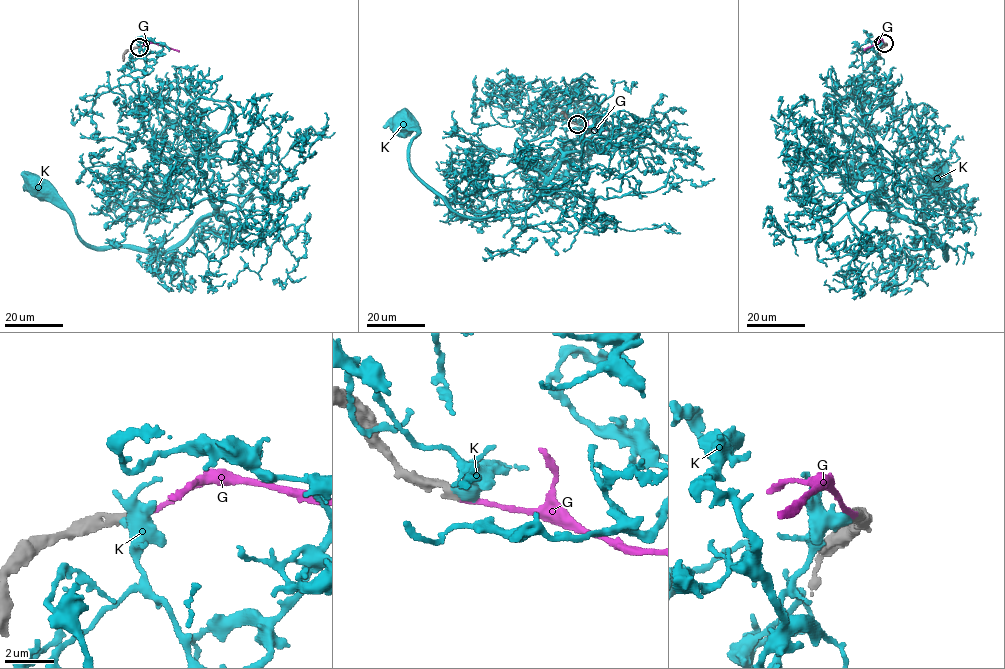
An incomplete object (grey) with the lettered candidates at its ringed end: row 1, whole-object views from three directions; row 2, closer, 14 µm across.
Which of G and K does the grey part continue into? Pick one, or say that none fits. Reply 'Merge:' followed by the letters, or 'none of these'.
Merge: G

